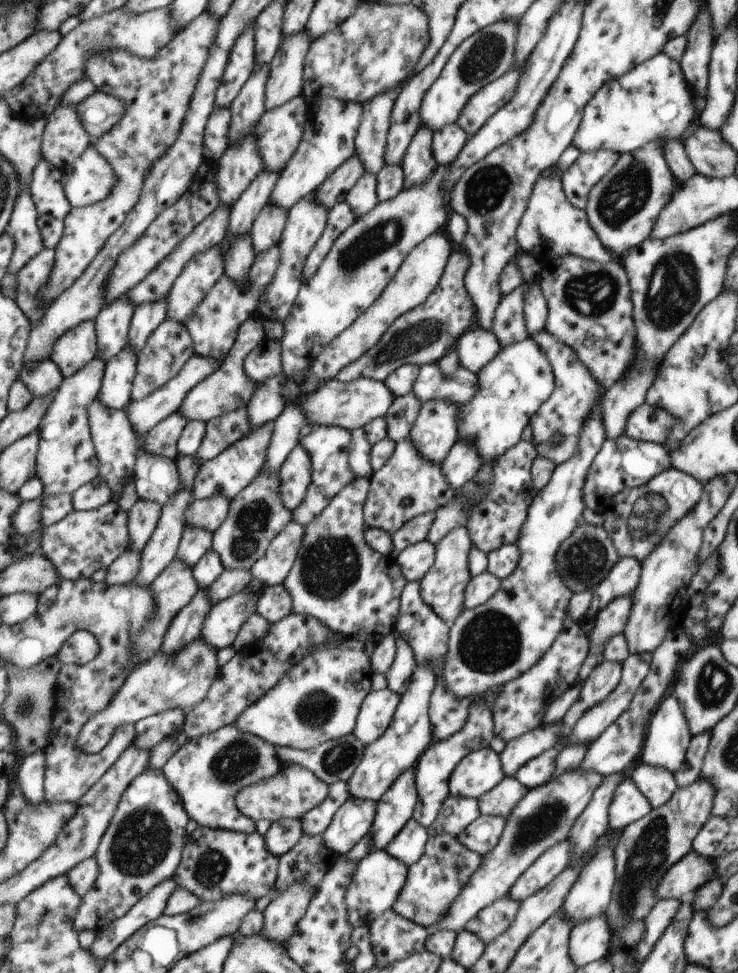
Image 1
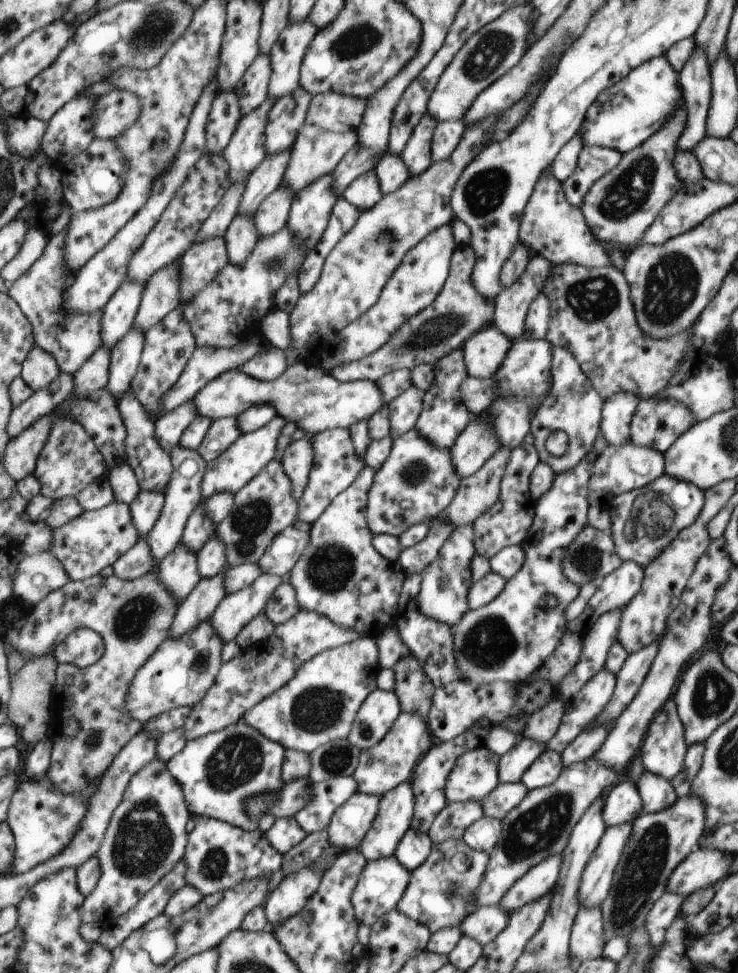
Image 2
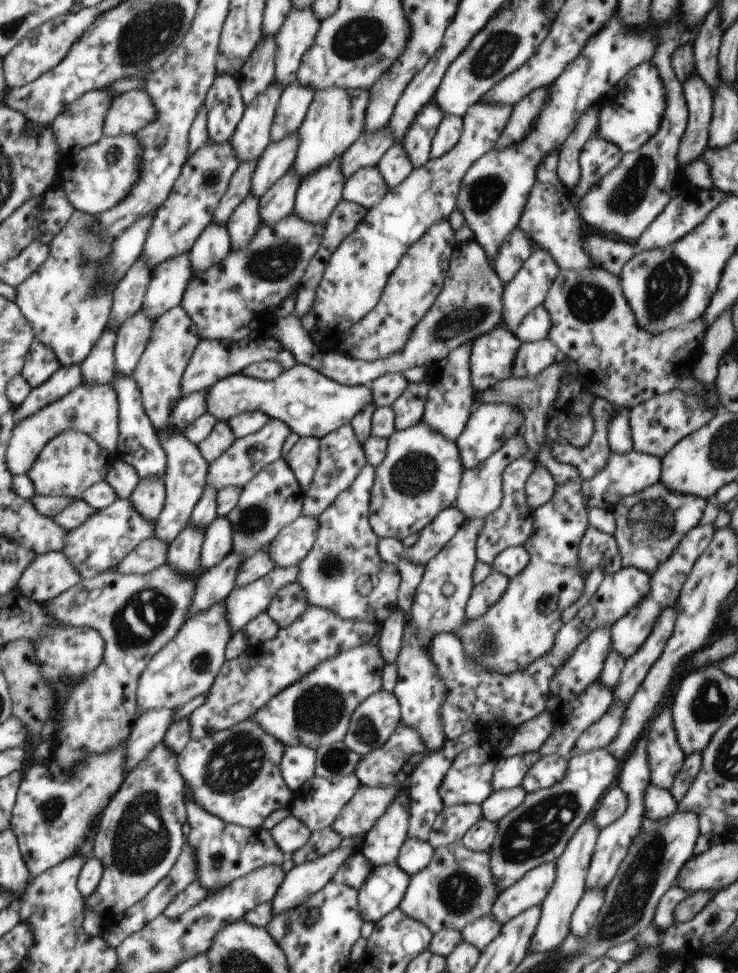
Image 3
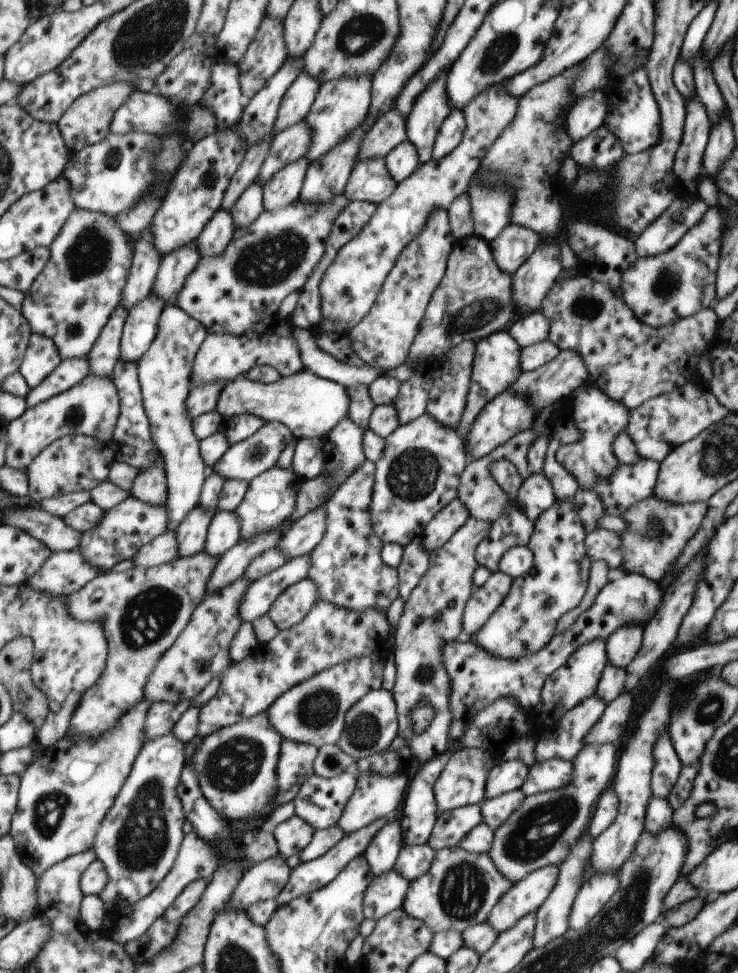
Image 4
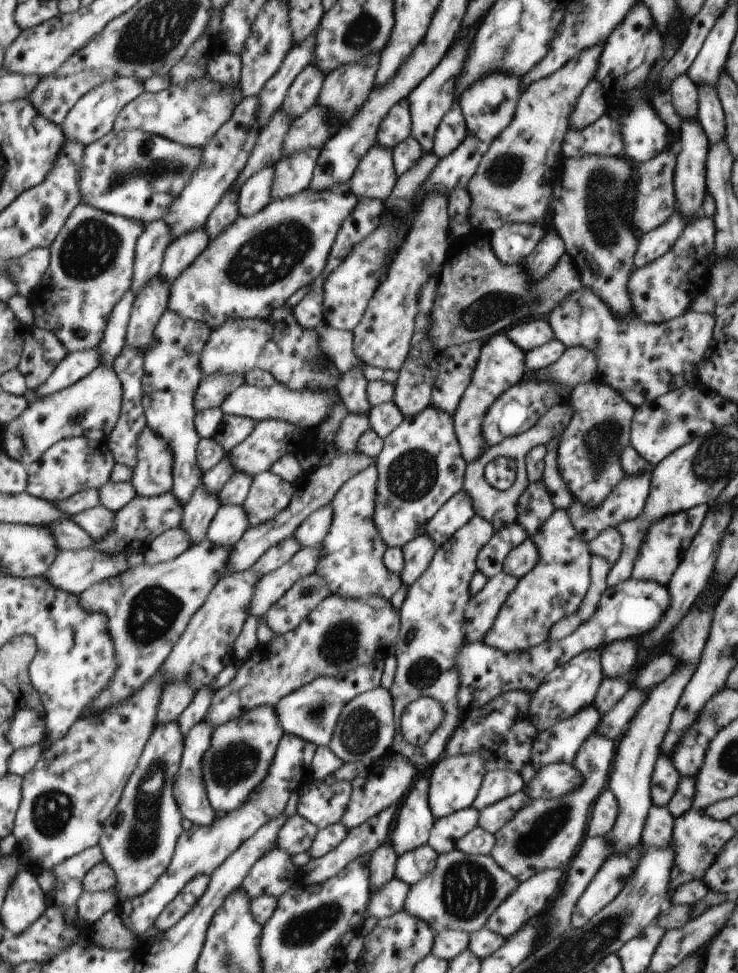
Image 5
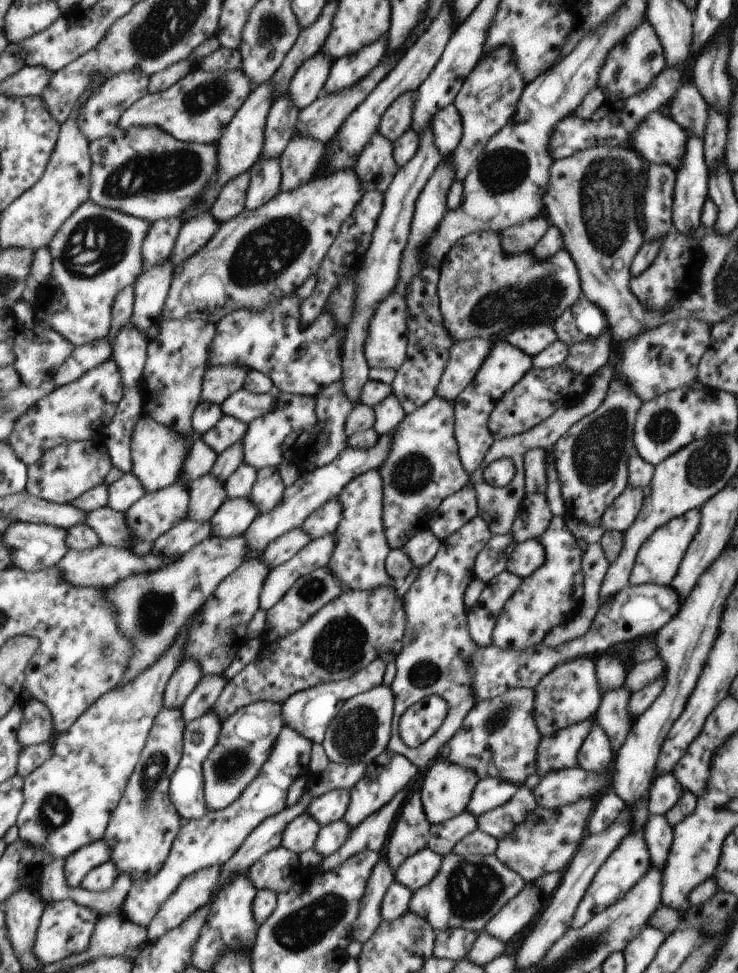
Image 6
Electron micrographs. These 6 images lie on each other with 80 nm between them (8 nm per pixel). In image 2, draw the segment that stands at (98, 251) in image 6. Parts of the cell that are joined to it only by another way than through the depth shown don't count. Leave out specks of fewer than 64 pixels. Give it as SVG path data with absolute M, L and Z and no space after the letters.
M67 230L48 238L42 257L18 280L9 285L7 293L21 309L33 329L35 345L51 353L61 372L74 375L103 345L103 312L75 315L65 311L66 293L75 284L75 274L68 271L66 260Z

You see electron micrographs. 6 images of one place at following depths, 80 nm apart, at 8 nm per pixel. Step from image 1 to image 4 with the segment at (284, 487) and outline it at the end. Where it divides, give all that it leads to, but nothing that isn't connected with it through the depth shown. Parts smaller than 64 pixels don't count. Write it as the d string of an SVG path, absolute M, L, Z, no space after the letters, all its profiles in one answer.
M300 439L296 444L292 469L299 480L311 480L323 473L325 458L320 439Z

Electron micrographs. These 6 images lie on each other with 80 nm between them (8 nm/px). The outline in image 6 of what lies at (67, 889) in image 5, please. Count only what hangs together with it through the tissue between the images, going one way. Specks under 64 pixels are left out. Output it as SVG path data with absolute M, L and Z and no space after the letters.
M103 839L80 849L72 856L68 856L64 866L67 885L70 888L82 886L83 880L104 862L111 861L111 850Z

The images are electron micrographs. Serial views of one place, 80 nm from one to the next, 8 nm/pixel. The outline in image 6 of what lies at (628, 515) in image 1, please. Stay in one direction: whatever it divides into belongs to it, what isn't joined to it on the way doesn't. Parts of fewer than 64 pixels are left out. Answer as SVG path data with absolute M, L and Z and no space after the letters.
M696 508L686 512L679 518L670 520L667 524L660 526L649 538L640 546L638 556L636 556L636 564L632 570L629 584L635 586L638 584L655 583L658 585L670 585L672 578L678 572L678 566L684 559L684 552L688 550L692 538L698 533L701 524L700 510Z

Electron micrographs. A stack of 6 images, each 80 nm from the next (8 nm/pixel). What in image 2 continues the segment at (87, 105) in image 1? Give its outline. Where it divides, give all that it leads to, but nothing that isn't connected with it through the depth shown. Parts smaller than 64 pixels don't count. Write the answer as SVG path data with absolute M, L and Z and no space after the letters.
M115 90L98 96L92 112L94 138L112 139L127 132L140 116L138 96L132 92Z

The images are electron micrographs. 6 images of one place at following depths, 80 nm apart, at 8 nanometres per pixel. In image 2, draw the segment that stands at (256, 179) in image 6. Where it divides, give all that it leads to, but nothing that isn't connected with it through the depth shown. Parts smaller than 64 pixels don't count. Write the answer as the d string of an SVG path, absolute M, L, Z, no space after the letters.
M238 212L223 240L226 242L229 263L241 264L247 260L259 240L253 216Z

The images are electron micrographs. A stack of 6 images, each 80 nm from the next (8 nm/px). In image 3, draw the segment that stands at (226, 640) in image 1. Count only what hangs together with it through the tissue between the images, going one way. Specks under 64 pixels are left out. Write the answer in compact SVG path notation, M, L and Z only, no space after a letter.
M298 565L275 568L263 578L244 587L234 587L224 600L230 636L243 630L256 616L266 613L276 592L293 584L298 576Z

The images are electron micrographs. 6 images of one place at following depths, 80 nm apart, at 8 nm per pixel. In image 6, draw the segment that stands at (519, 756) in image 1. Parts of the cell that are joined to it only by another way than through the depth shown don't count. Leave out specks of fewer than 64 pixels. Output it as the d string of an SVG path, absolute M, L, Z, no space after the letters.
M494 776L480 779L474 788L474 794L470 798L467 811L478 818L482 814L506 804L510 798L516 795L518 789L516 784L504 782L504 780L494 778Z

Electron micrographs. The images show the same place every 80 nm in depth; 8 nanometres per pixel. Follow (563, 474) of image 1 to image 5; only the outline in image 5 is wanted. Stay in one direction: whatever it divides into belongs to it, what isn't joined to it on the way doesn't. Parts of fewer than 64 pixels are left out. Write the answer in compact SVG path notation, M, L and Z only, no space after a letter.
M567 509L554 510L552 516L529 537L538 550L538 564L518 580L516 588L500 608L492 628L481 641L504 653L526 652L547 642L550 630L580 607L590 586L592 554L587 543L574 530Z

